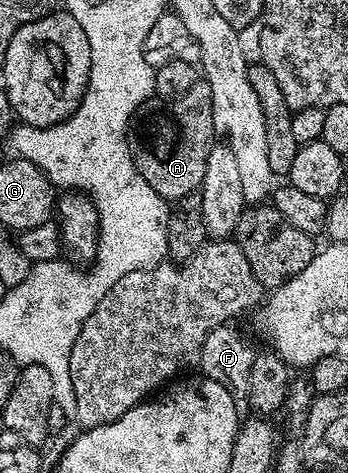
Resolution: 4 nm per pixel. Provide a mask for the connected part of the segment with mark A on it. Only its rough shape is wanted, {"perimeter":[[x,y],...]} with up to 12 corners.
{"perimeter":[[200,80],[130,118],[130,155],[167,200],[195,193],[216,127]]}

